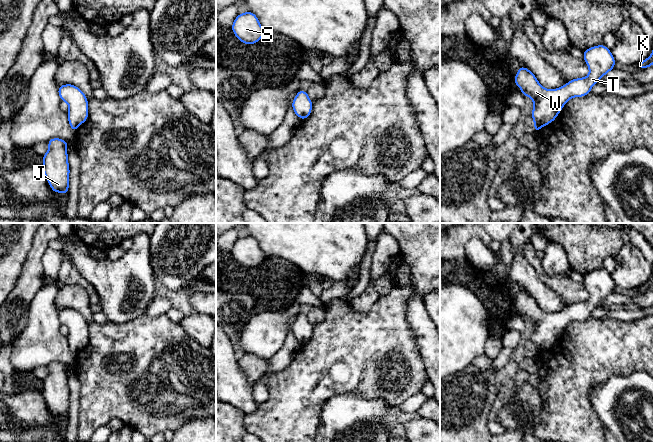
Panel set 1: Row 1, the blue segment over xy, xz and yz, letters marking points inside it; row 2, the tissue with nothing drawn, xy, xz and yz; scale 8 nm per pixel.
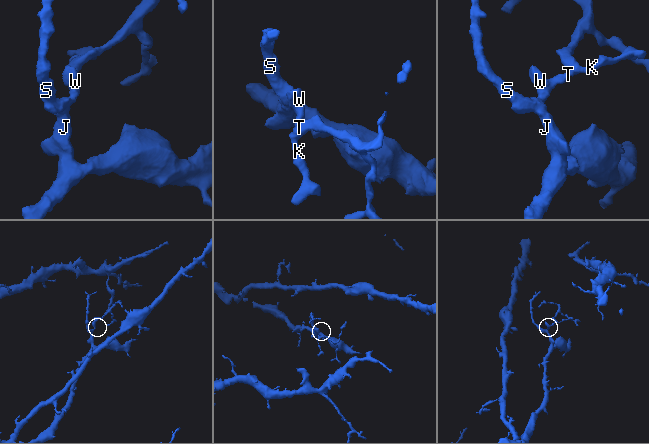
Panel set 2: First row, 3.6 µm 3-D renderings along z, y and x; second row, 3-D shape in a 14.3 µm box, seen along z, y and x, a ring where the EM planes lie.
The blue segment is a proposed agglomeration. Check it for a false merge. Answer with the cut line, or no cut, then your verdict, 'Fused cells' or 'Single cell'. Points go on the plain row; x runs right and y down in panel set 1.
No split. Single cell

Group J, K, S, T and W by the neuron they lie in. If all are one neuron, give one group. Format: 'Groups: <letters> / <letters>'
Groups: J K S T W

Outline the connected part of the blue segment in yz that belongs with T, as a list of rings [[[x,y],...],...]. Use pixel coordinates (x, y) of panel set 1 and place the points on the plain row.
[[[605,269],[588,272],[583,275],[583,280],[589,292],[589,299],[570,304],[557,313],[545,313],[528,292],[519,291],[514,306],[522,318],[530,321],[534,327],[531,339],[535,350],[534,356],[552,347],[568,324],[588,319],[598,304],[614,293],[616,287]]]

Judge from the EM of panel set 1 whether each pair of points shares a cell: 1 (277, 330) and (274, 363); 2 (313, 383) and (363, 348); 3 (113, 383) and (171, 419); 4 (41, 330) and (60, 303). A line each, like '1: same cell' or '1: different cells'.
1: different cells
2: same cell
3: same cell
4: different cells

